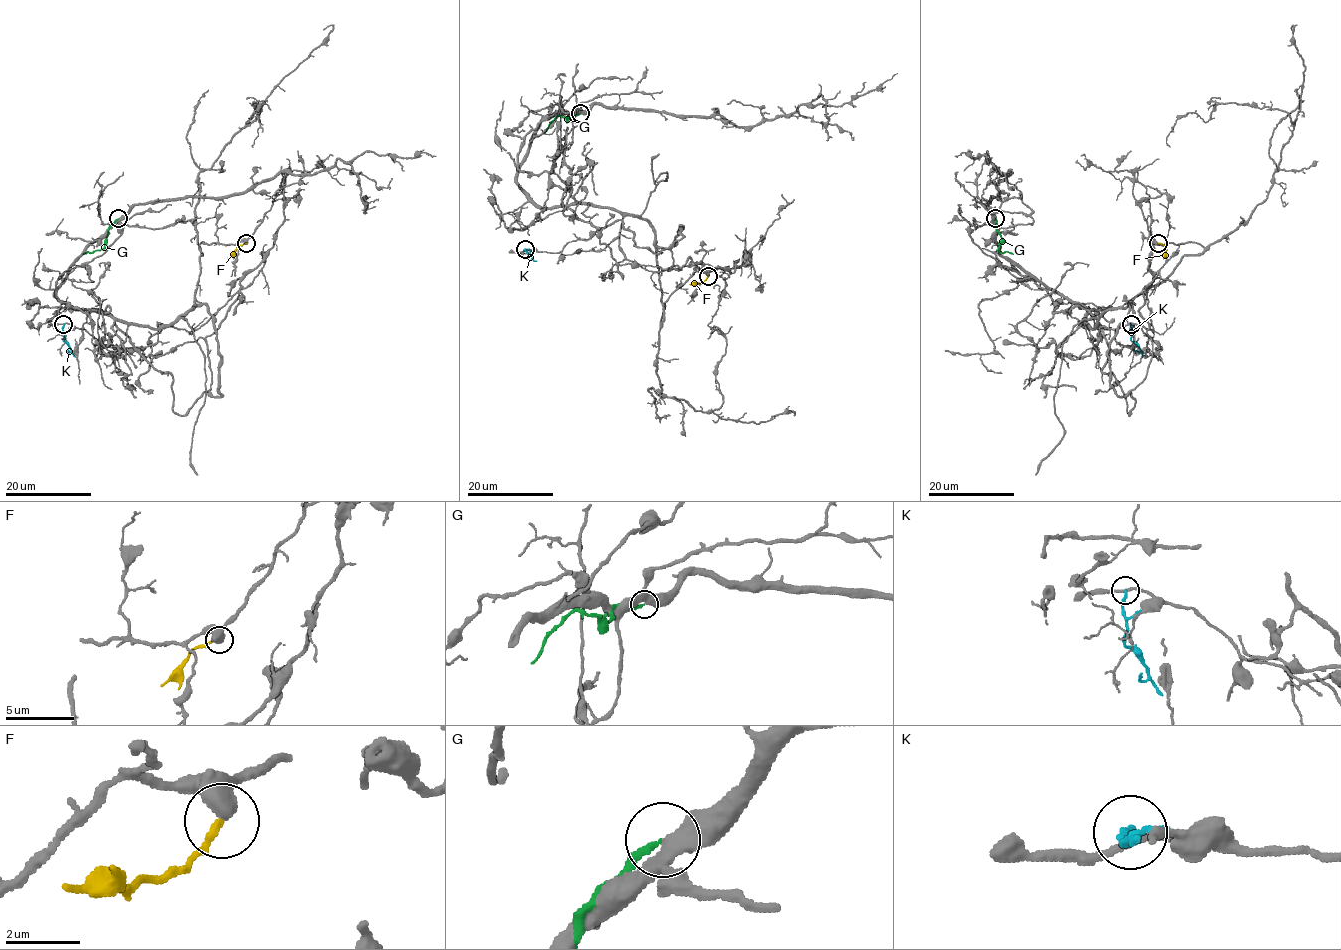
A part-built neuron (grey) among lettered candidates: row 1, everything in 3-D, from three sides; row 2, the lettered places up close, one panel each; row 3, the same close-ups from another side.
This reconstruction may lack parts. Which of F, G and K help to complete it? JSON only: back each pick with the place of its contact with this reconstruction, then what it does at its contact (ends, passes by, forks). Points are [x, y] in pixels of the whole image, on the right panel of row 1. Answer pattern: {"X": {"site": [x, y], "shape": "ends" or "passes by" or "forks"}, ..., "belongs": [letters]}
{"belongs": []}

